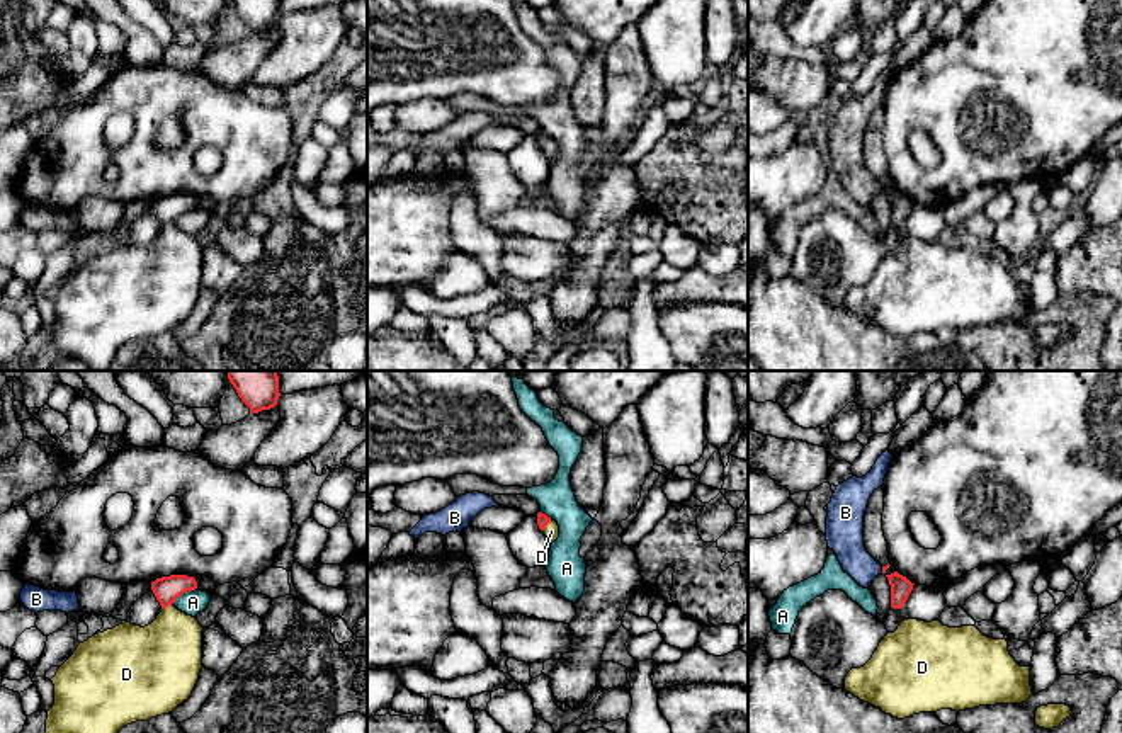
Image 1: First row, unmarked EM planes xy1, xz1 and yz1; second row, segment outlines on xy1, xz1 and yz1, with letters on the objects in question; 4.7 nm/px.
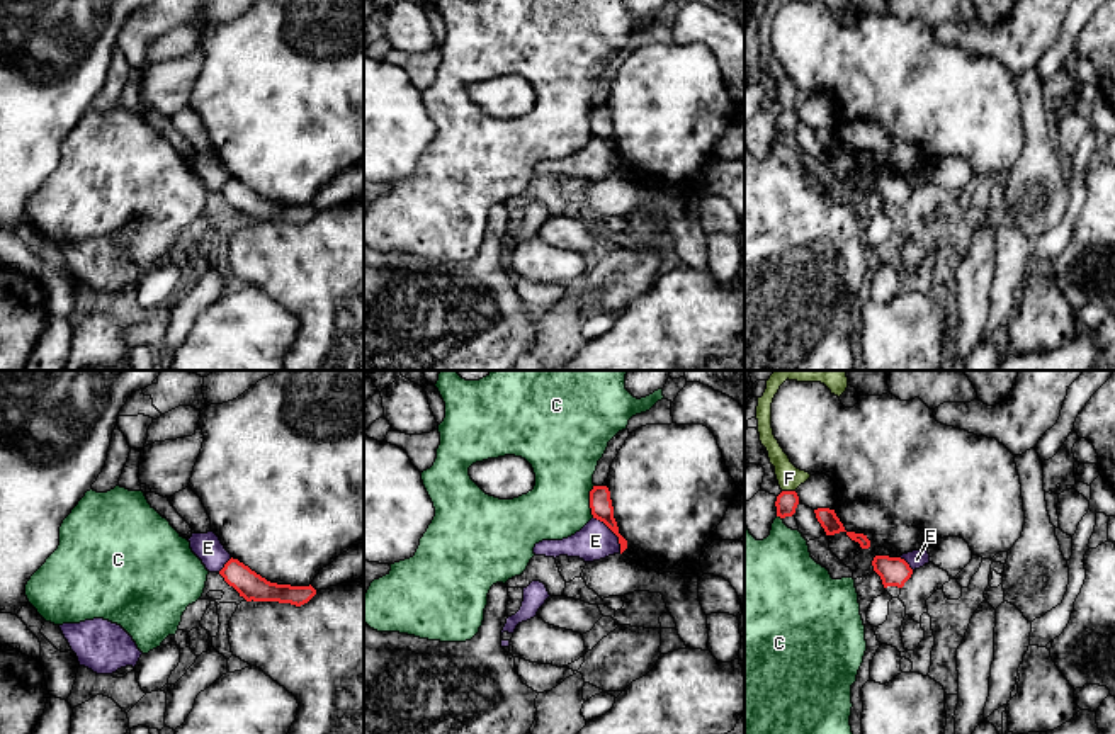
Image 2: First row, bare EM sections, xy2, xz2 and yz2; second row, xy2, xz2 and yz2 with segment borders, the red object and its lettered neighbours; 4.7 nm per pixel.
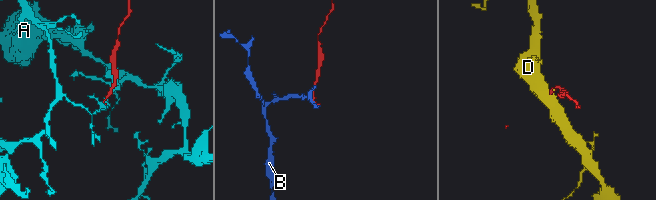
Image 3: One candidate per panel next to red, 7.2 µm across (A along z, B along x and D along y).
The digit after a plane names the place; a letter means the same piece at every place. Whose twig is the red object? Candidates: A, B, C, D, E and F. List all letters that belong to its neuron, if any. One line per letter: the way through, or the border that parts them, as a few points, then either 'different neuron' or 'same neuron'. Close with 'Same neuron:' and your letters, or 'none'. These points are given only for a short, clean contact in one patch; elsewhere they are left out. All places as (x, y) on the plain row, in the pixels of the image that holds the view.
A: border xy1 (196, 206), (182, 211), (172, 221); different neuron
B: different neuron
C: different neuron
D: way xz1 (543, 138), (546, 143), (551, 150); same neuron
E: border xz2 (594, 136), (617, 157), (621, 172); different neuron
F: different neuron
Same neuron: D

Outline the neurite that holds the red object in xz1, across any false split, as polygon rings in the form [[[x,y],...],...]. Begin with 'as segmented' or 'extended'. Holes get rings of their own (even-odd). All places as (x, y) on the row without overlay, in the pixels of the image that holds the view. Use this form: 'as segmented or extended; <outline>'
extended; [[[542,131],[537,133],[537,145],[544,151],[544,155],[547,156],[549,163],[552,163],[559,156],[558,141]]]

